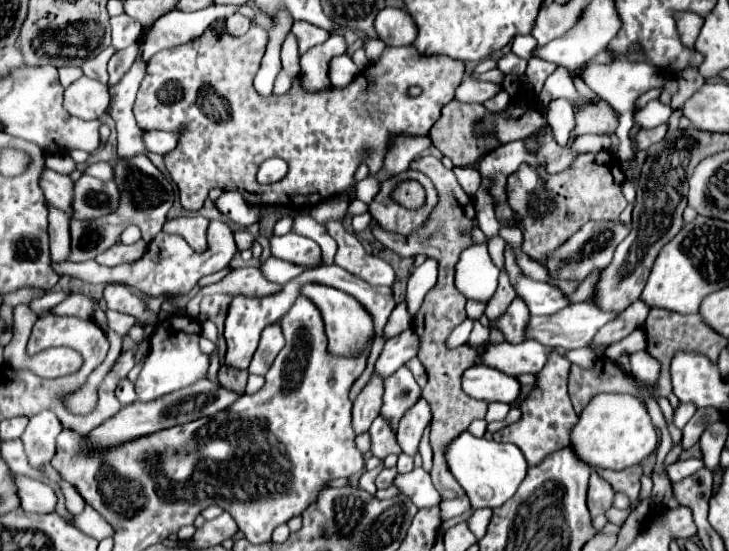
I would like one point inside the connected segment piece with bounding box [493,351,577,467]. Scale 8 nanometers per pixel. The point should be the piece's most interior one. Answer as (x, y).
(547, 417)

